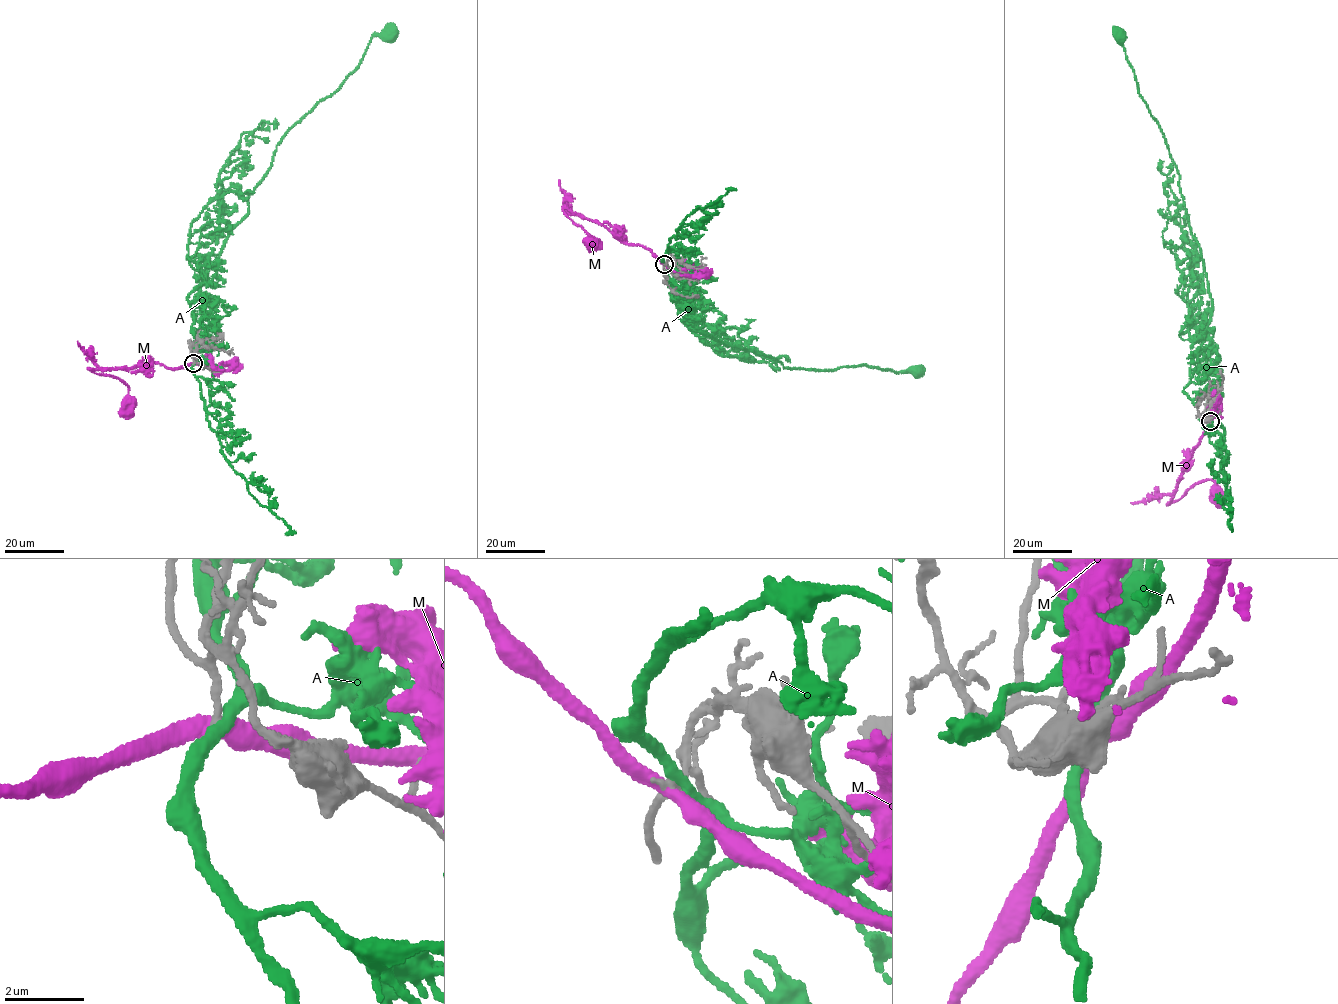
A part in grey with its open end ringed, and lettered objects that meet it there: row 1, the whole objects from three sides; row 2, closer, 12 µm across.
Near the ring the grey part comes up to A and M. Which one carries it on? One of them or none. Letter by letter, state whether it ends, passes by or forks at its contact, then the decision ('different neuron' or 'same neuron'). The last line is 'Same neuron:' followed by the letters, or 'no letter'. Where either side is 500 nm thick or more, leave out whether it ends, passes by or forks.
A: it passes by; different neuron
M: it passes by; different neuron
Same neuron: no letter

